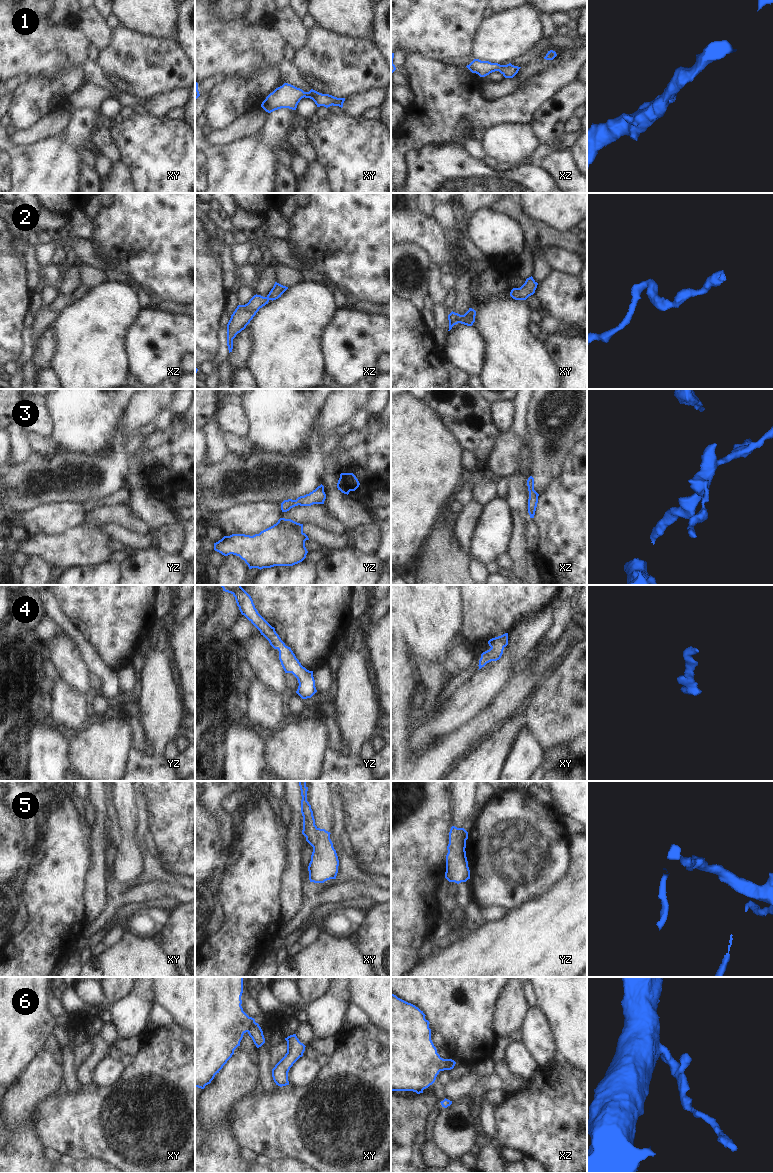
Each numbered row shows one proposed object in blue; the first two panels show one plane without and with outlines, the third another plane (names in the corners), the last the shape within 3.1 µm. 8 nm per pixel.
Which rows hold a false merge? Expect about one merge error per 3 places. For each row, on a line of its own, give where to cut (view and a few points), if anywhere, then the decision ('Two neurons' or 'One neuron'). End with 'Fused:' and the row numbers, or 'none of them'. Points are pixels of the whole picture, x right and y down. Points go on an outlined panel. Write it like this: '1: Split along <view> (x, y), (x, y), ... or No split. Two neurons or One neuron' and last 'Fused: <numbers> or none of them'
1: No split. One neuron
2: No split. One neuron
3: No split. One neuron
4: No split. One neuron
5: Split along xy (317, 828), (317, 840), (313, 847). Two neurons
6: Split along xy (255, 1022), (248, 1032). Two neurons
Fused: 5, 6

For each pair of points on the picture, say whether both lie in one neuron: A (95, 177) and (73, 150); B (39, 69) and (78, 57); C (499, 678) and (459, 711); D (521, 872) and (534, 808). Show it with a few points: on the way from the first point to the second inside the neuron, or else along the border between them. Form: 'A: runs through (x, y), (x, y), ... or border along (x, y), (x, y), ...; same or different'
A: border along (84, 165), (81, 182); different
B: runs through (49, 60), (68, 60); same
C: runs through (489, 681), (469, 701); same
D: runs through (521, 856), (521, 824); same

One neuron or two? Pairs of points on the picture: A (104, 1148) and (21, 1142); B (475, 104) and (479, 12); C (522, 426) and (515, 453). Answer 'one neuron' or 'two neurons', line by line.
A: two neurons
B: two neurons
C: two neurons

